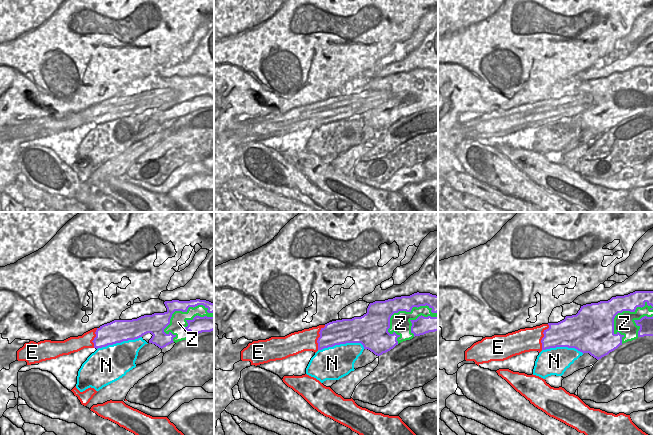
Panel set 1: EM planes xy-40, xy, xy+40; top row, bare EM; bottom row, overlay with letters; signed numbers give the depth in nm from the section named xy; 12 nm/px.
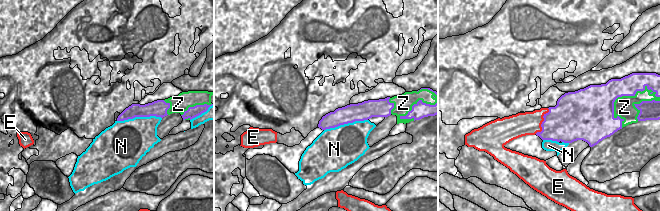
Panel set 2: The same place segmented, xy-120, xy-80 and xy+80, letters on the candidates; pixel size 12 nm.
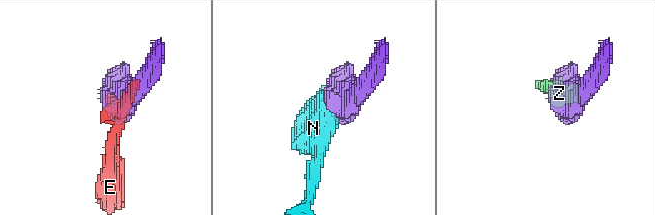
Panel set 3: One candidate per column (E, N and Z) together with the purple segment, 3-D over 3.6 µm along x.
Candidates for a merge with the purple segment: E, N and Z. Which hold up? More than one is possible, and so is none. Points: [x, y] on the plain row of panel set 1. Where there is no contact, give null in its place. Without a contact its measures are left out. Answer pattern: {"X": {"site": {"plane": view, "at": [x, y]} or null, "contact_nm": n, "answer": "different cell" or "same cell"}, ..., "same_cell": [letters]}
{"E": {"site": {"plane": "xy+40", "at": [543, 113]}, "contact_nm": 320, "answer": "different cell"}, "N": {"site": {"plane": "xy", "at": [341, 119]}, "contact_nm": 550, "answer": "different cell"}, "Z": {"site": {"plane": "xy", "at": [407, 87]}, "contact_nm": 650, "answer": "different cell"}, "same_cell": []}

